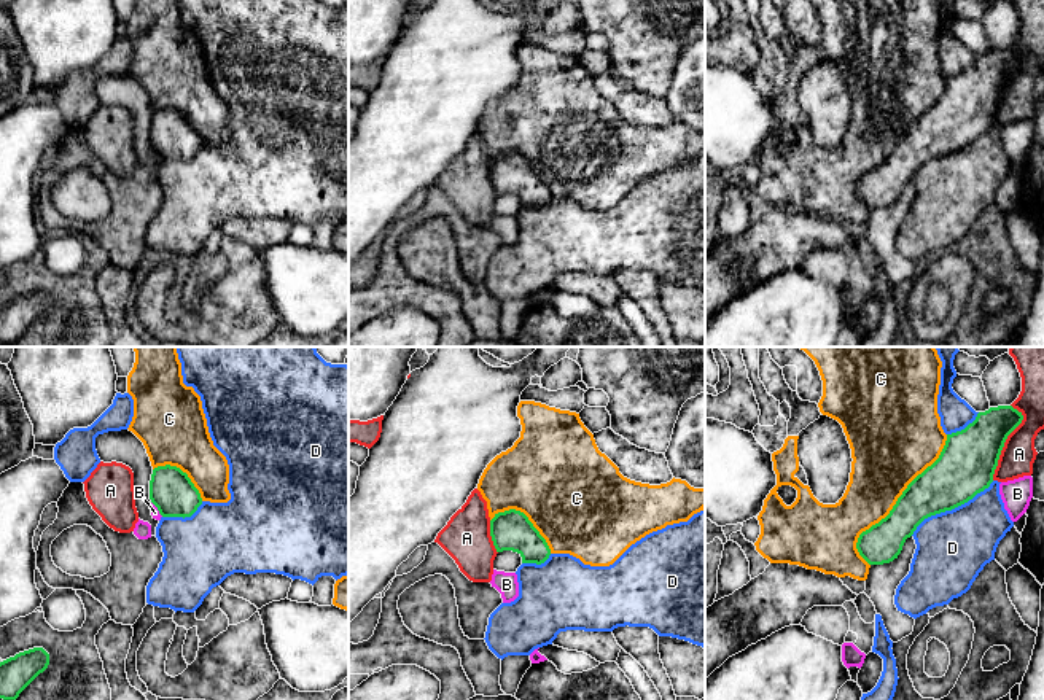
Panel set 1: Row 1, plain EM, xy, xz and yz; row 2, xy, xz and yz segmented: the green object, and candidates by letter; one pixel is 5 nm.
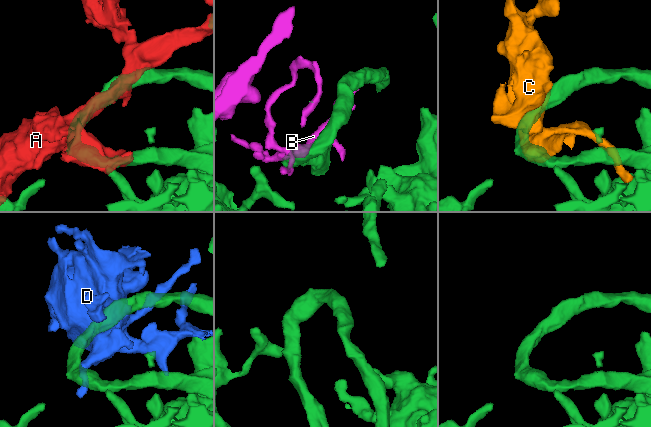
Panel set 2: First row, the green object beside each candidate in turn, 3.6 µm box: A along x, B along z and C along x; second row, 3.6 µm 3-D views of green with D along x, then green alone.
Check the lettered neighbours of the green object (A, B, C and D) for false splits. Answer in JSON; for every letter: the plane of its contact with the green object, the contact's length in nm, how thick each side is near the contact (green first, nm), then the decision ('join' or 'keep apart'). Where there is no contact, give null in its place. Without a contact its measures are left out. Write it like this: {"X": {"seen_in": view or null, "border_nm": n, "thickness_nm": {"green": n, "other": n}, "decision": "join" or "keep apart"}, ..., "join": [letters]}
{"A": {"seen_in": "yz", "border_nm": 400, "thickness_nm": {"green": 280, "other": 170}, "decision": "keep apart"}, "B": {"seen_in": "xy", "border_nm": 100, "thickness_nm": {"green": 220, "other": 50}, "decision": "keep apart"}, "C": {"seen_in": "yz", "border_nm": 750, "thickness_nm": {"green": 240, "other": 360}, "decision": "keep apart"}, "D": {"seen_in": "yz", "border_nm": 500, "thickness_nm": {"green": 280, "other": 360}, "decision": "join"}, "join": ["D"]}

